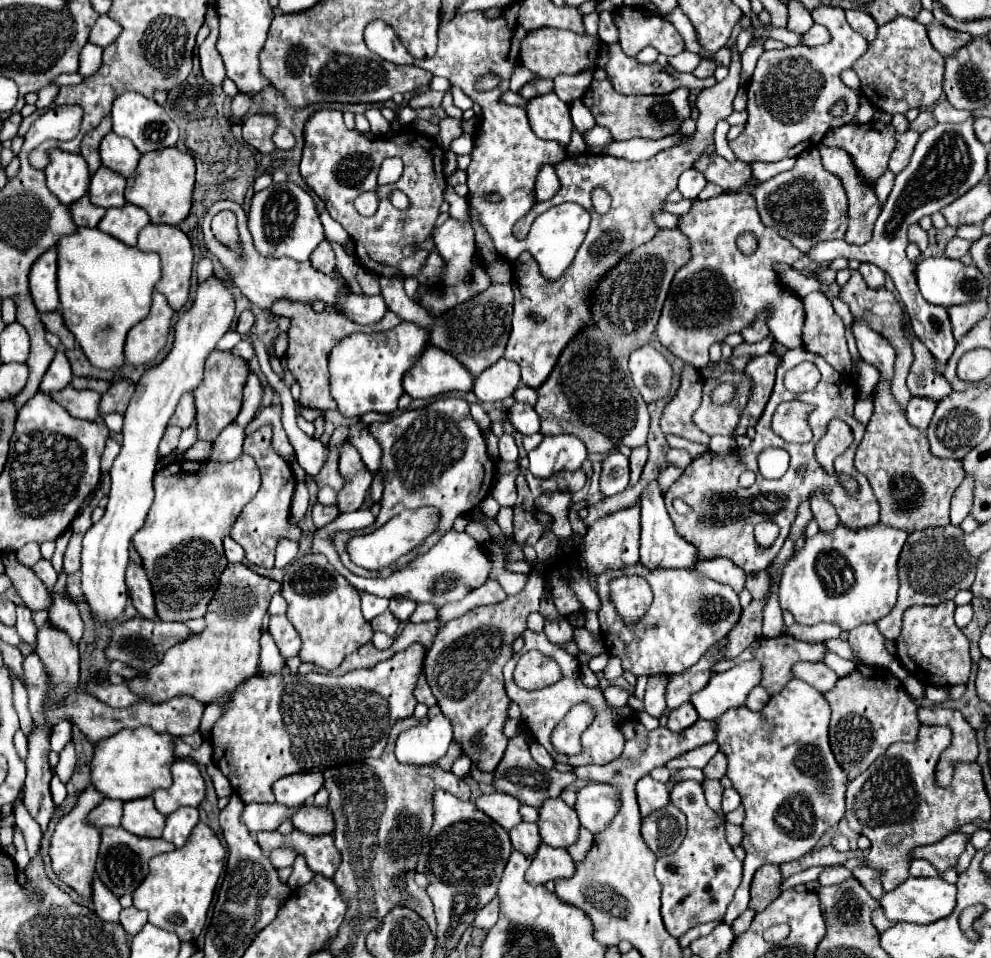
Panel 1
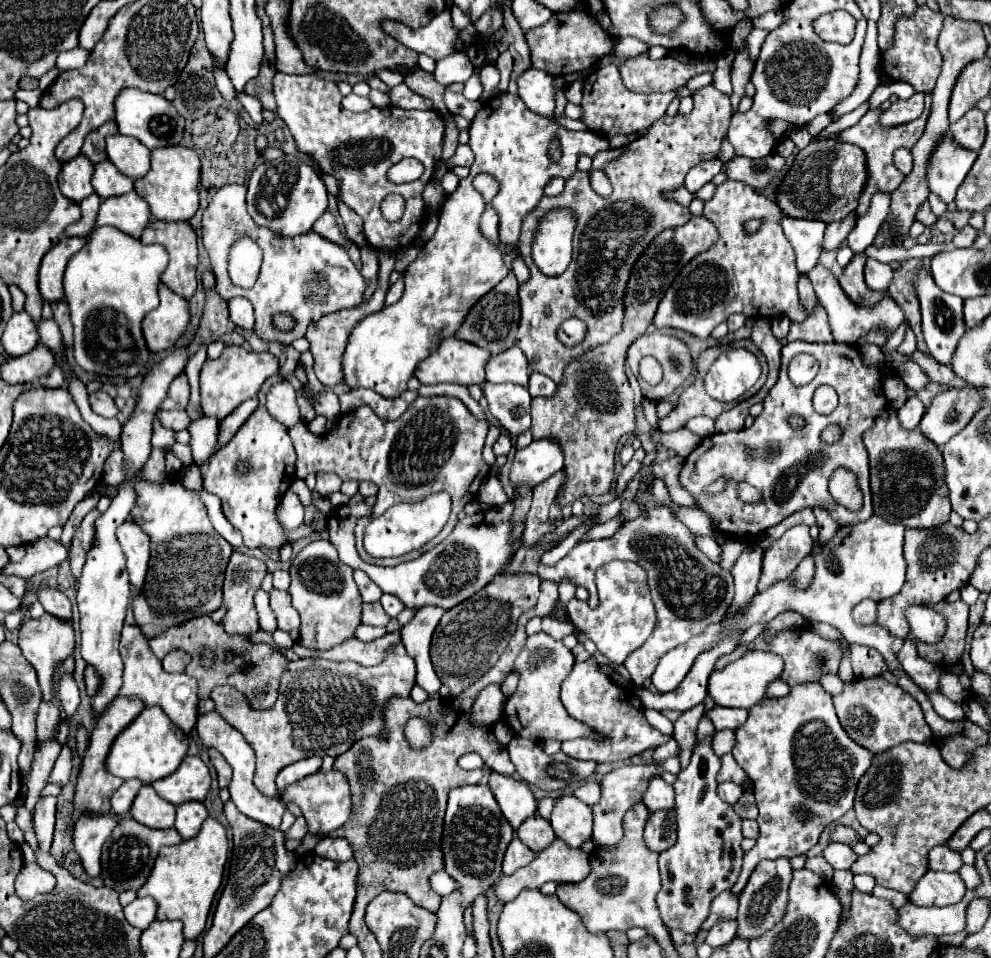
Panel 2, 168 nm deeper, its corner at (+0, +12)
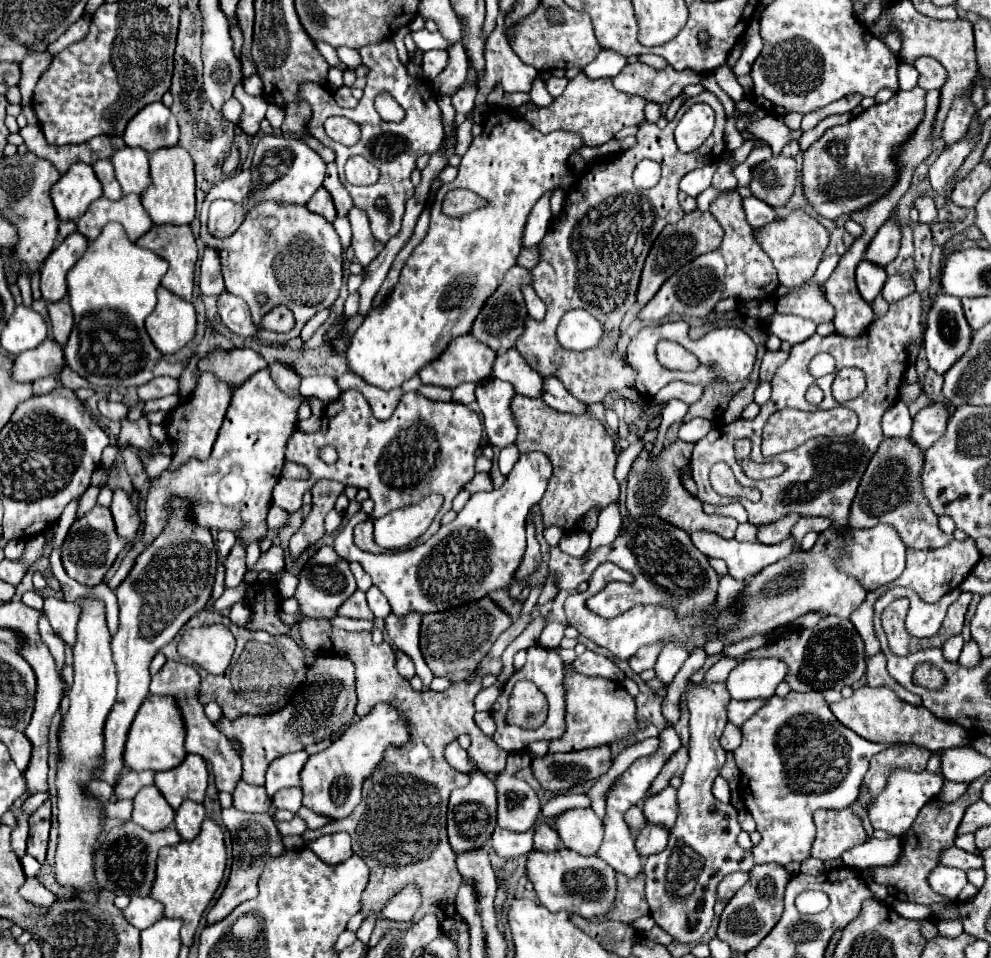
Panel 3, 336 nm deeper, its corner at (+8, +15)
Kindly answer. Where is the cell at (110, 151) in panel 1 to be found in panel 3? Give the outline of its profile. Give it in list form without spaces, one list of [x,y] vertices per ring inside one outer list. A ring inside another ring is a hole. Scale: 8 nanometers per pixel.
[[[122,148],[112,156],[116,178],[124,194],[142,194],[150,186],[148,152],[142,148]]]

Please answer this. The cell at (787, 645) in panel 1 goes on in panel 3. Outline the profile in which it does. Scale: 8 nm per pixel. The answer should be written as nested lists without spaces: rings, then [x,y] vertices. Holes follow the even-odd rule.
[[[826,616],[814,628],[796,630],[788,634],[784,640],[752,650],[748,656],[750,658],[774,656],[774,658],[784,660],[790,668],[786,682],[790,684],[792,690],[798,690],[798,692],[808,692],[808,690],[822,692],[830,688],[842,690],[842,686],[854,686],[866,674],[864,642],[860,640],[860,634],[856,632],[854,624],[838,616]]]

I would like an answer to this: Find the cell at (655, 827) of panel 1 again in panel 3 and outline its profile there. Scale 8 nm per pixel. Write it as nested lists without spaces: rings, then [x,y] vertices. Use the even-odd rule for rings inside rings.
[[[646,824],[640,832],[640,836],[636,838],[636,850],[642,858],[652,856],[652,854],[660,854],[668,844],[668,832],[662,826],[656,824]]]

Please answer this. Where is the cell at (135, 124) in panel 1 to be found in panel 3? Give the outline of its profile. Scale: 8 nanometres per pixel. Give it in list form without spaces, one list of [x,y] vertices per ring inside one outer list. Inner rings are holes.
[[[152,102],[128,122],[124,142],[146,152],[172,148],[178,144],[178,122],[170,108],[162,102]]]

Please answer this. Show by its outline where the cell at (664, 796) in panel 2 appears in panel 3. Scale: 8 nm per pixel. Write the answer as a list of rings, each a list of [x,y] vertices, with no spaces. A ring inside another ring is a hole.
[[[670,786],[660,794],[646,796],[642,810],[644,810],[644,816],[650,824],[658,824],[658,826],[664,826],[666,830],[670,830],[672,824],[676,822],[676,816],[678,816],[676,788]]]

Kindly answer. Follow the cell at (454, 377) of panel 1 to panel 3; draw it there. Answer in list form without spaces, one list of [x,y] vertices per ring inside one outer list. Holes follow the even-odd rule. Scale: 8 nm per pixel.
[[[472,334],[466,336],[458,336],[456,340],[452,340],[450,348],[444,352],[444,356],[440,356],[440,360],[434,360],[434,364],[428,364],[426,368],[420,370],[420,378],[424,384],[430,386],[442,386],[442,388],[456,388],[464,382],[480,382],[492,376],[492,364],[496,360],[498,352],[492,350],[490,346],[482,344],[480,340],[476,340]]]

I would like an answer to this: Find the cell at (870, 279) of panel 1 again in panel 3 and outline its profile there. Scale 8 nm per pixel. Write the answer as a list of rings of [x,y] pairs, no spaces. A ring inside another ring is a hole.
[[[862,260],[858,266],[856,266],[856,284],[858,284],[858,292],[860,296],[872,304],[874,298],[882,292],[882,286],[886,282],[886,272],[884,268],[868,262],[868,260]]]

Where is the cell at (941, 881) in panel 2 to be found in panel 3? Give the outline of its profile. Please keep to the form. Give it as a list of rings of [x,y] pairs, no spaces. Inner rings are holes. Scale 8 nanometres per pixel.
[[[936,866],[928,878],[930,886],[946,896],[946,898],[958,898],[960,890],[968,884],[968,878],[966,878],[966,872],[964,870],[958,870],[958,868],[950,868],[950,866]]]

